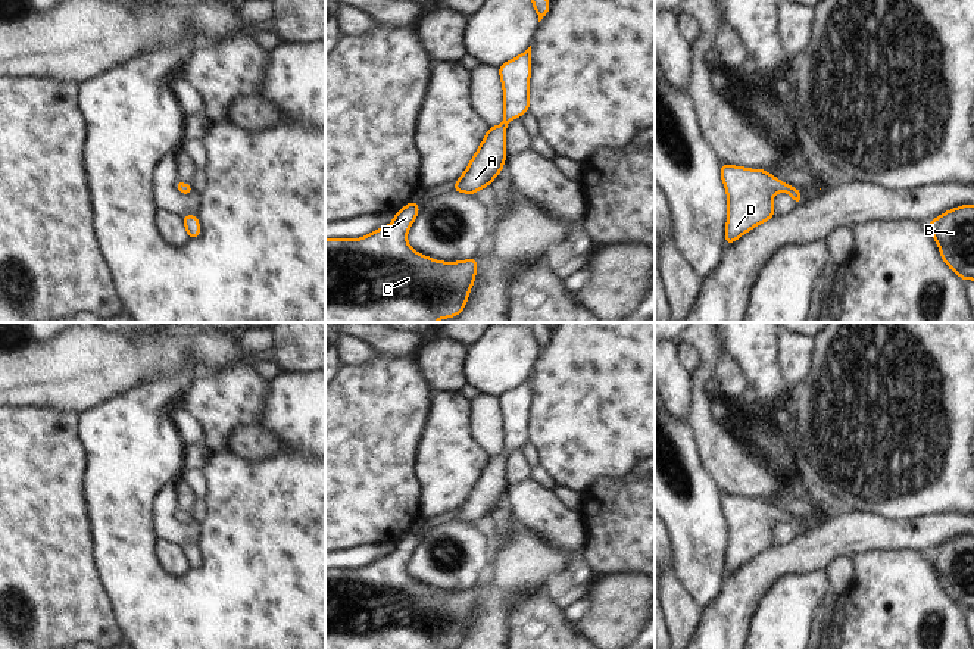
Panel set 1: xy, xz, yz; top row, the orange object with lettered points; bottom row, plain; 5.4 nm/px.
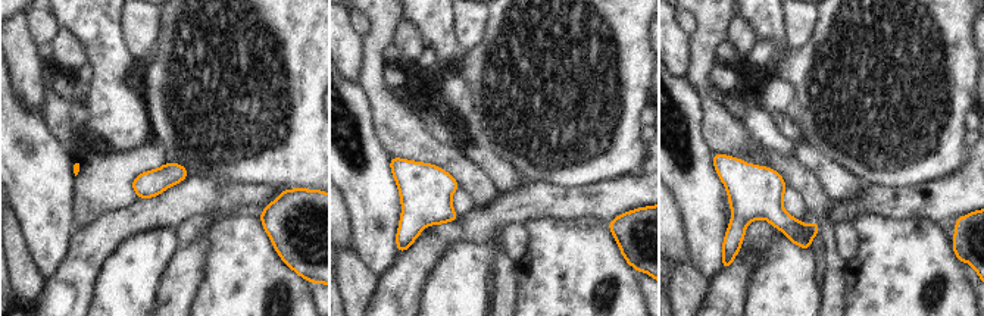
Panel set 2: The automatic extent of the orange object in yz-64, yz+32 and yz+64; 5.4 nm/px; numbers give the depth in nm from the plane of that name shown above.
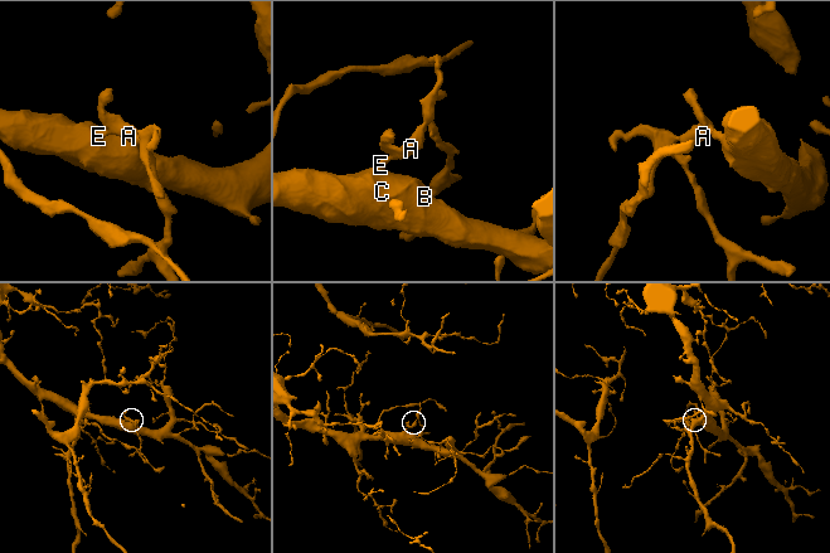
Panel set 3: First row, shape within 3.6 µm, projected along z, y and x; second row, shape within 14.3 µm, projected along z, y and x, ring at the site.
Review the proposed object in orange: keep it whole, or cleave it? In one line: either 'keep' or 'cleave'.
keep

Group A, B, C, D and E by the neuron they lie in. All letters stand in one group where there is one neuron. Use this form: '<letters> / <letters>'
A B C D E

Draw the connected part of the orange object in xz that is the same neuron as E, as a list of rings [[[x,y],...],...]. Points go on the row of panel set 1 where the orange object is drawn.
[[[409,202],[394,215],[391,224],[362,238],[325,240],[325,322],[436,322],[463,311],[475,281],[477,258],[440,262],[415,252],[406,237],[418,212],[419,205]]]

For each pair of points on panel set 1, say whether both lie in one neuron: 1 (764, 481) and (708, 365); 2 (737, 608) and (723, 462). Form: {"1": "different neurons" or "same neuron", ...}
{"1": "same neuron", "2": "different neurons"}

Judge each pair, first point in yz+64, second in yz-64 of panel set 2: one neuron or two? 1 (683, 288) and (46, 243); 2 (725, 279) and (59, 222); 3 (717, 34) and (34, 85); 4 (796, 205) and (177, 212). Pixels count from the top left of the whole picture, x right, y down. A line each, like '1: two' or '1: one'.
1: two
2: two
3: two
4: two

